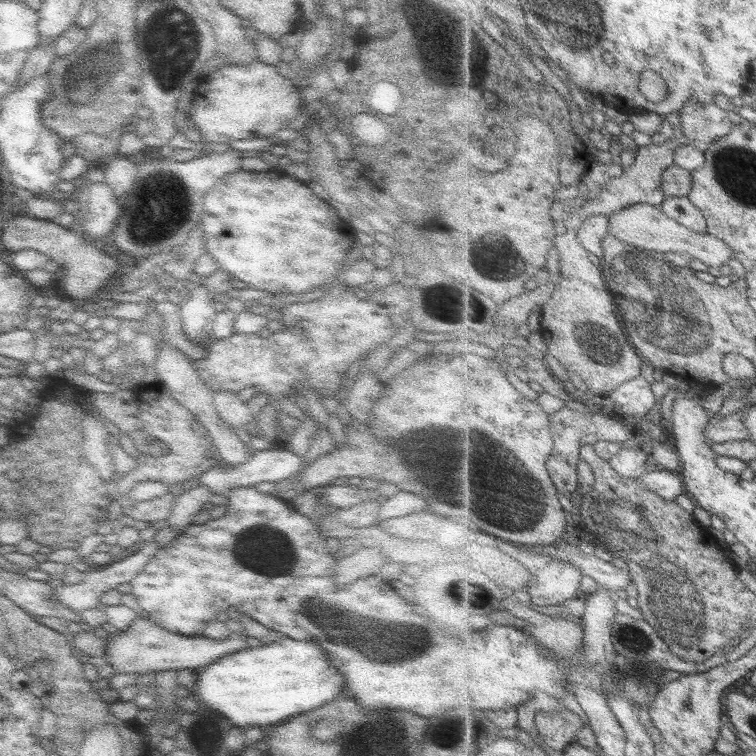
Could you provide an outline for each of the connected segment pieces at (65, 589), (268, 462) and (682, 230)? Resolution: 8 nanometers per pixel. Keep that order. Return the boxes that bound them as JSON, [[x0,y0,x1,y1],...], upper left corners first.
[[55,539,160,615],[199,446,304,495],[610,204,735,269]]

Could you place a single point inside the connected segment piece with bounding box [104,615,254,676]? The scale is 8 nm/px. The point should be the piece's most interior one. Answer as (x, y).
(145, 648)

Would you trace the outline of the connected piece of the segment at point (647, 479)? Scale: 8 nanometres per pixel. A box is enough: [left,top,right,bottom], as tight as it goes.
[640,467,687,501]

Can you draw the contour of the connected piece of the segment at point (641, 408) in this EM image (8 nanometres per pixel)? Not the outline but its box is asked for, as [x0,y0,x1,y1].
[610,375,660,419]

